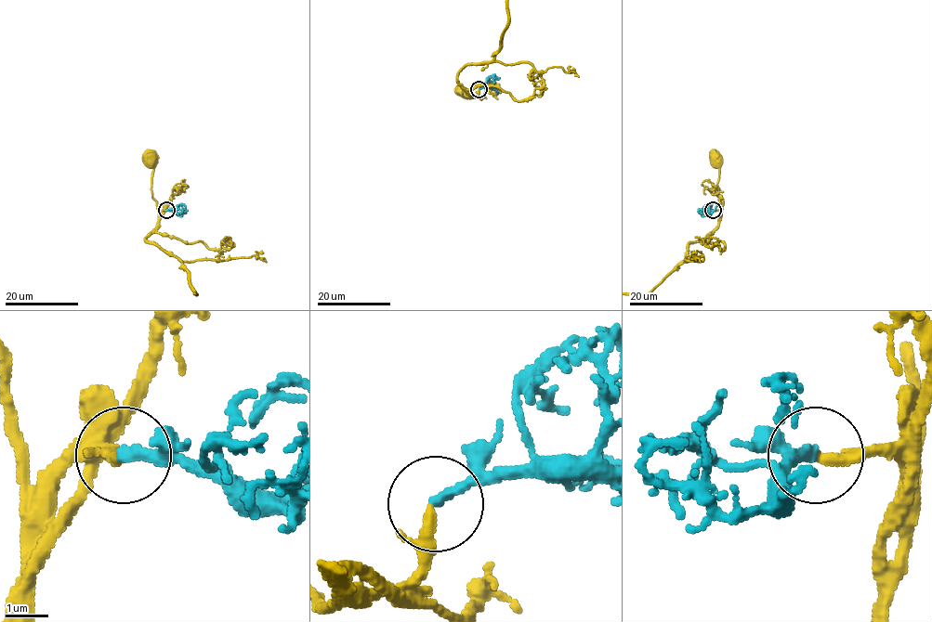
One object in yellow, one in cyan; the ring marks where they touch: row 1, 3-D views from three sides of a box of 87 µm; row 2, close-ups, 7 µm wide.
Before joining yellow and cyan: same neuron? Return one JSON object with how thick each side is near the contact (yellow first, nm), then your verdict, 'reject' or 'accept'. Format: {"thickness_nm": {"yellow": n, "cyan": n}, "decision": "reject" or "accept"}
{"thickness_nm": {"yellow": 200, "cyan": 280}, "decision": "accept"}

